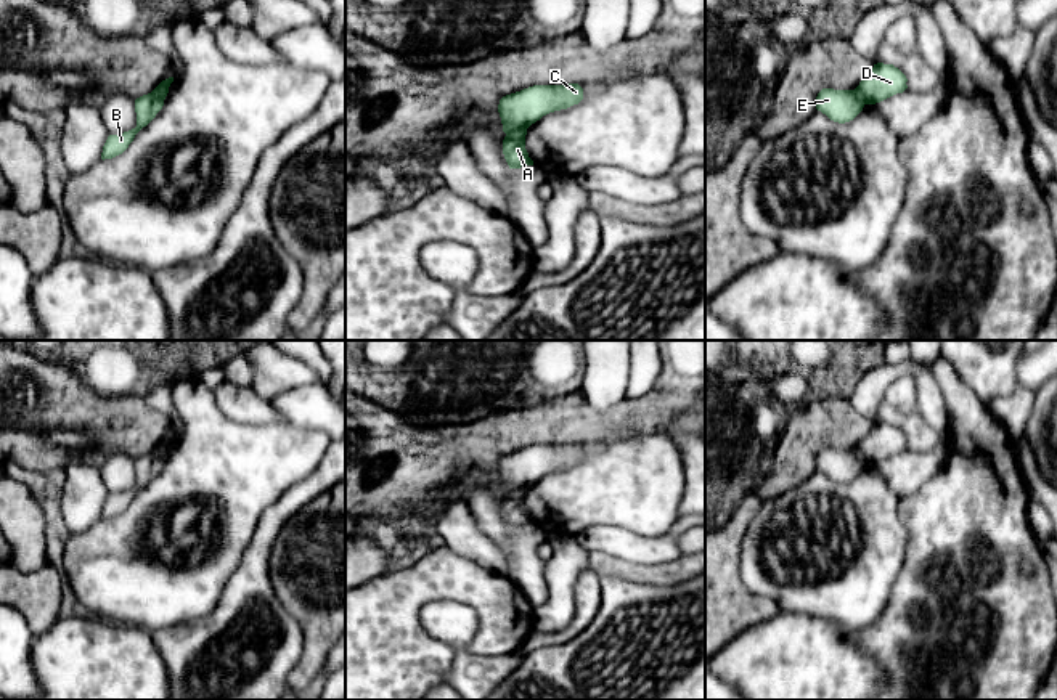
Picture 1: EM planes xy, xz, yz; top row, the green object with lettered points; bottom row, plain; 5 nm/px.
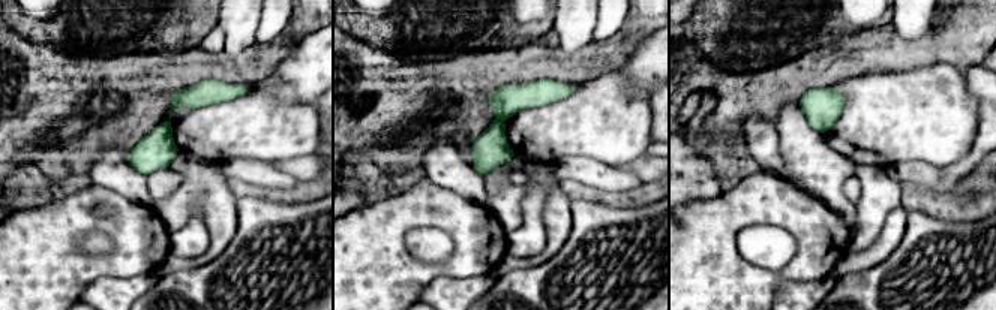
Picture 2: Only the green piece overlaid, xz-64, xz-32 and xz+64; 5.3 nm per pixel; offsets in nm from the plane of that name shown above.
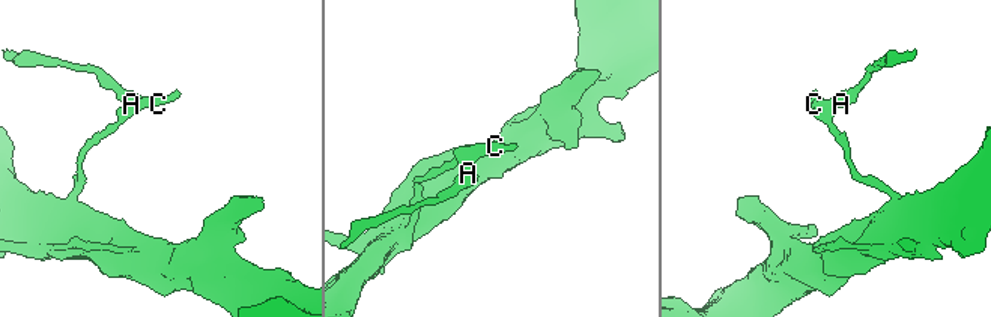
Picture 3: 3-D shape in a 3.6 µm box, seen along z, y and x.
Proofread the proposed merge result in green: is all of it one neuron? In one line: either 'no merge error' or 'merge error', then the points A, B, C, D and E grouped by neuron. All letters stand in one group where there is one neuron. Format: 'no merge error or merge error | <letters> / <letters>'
merge error | A D / B C E

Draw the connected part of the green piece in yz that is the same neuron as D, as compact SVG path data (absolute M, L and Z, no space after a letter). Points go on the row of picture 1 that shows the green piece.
M877 63L853 92L861 103L875 104L903 93L908 88L906 82L906 75L898 67Z

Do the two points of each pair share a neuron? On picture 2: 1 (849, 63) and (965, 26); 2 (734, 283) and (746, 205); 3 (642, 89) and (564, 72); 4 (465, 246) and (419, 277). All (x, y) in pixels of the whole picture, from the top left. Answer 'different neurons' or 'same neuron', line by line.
1: same neuron
2: same neuron
3: different neurons
4: same neuron

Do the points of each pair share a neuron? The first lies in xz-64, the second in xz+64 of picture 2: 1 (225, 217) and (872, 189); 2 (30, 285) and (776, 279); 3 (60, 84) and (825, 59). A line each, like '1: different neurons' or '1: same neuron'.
1: different neurons
2: same neuron
3: same neuron

